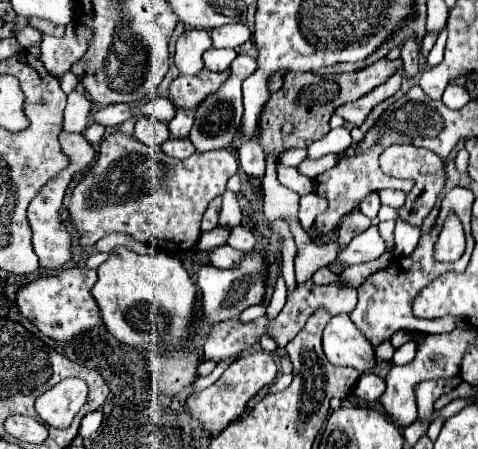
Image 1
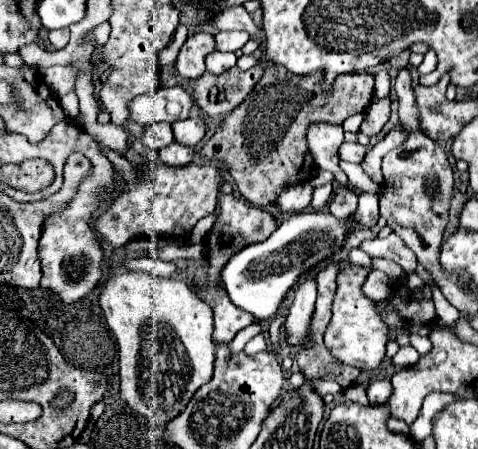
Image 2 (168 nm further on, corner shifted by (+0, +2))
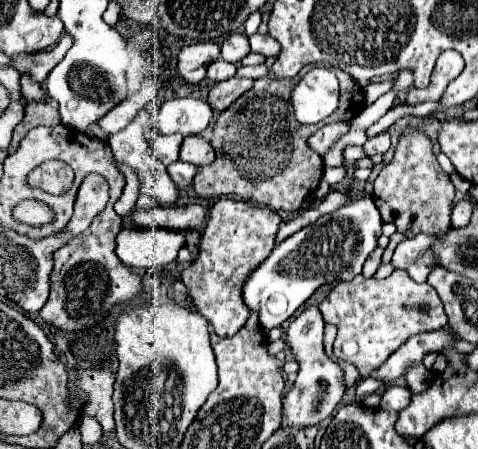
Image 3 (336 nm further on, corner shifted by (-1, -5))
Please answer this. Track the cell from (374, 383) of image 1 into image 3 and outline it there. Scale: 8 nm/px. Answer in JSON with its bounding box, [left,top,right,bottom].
[380,385,410,411]

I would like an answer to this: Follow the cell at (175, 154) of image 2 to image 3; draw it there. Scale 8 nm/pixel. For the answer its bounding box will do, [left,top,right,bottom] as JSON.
[168,161,196,189]

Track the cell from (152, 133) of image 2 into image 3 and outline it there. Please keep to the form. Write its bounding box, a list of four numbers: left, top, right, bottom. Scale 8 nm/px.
[150,135,184,165]

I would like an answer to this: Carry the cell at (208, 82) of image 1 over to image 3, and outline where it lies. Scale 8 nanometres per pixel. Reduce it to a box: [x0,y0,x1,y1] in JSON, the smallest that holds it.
[208,77,254,113]

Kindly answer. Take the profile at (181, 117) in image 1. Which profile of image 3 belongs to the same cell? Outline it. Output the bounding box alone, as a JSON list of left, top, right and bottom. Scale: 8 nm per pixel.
[180,135,214,167]

